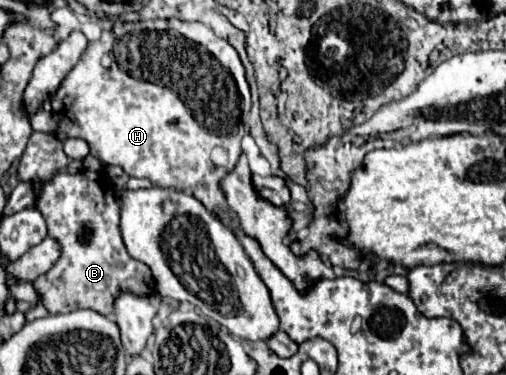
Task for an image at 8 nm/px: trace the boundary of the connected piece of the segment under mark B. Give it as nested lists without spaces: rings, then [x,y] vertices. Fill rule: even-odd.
[[[89,170],[75,176],[59,172],[39,194],[37,208],[47,222],[49,236],[53,236],[63,248],[61,260],[33,282],[51,314],[91,308],[111,318],[113,302],[121,292],[135,296],[149,296],[155,292],[151,270],[143,262],[129,258],[125,250],[119,230],[121,206],[107,176],[97,176],[97,172]]]

